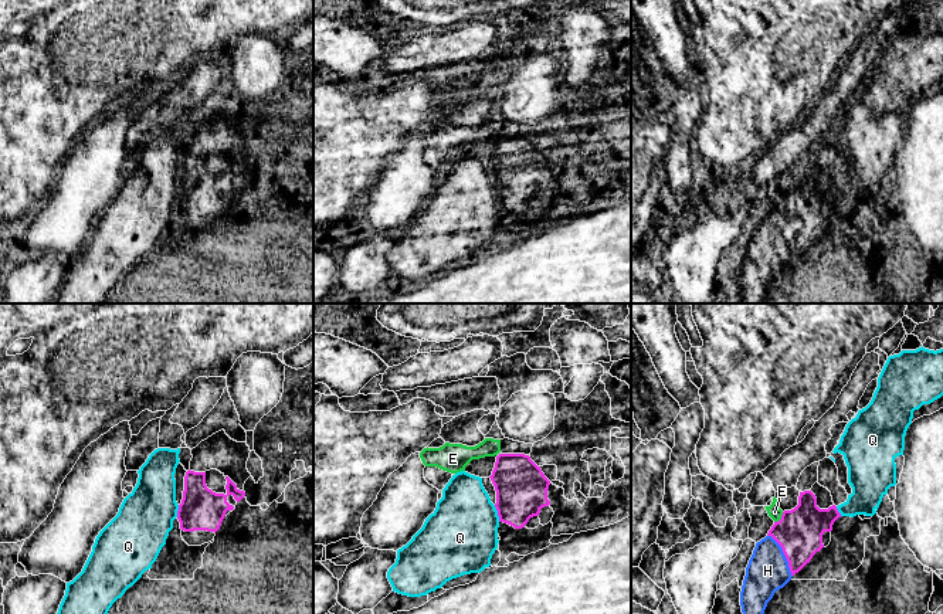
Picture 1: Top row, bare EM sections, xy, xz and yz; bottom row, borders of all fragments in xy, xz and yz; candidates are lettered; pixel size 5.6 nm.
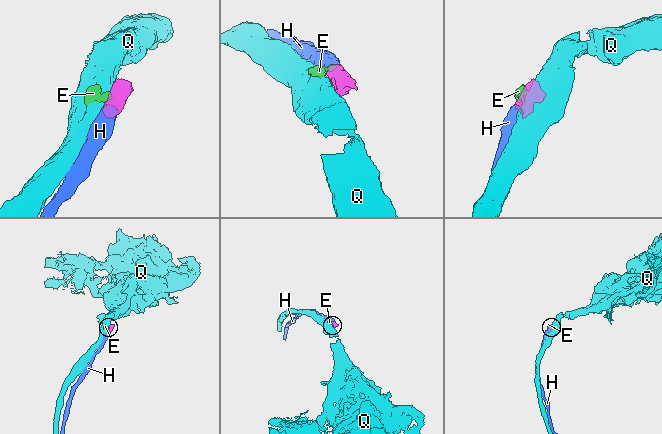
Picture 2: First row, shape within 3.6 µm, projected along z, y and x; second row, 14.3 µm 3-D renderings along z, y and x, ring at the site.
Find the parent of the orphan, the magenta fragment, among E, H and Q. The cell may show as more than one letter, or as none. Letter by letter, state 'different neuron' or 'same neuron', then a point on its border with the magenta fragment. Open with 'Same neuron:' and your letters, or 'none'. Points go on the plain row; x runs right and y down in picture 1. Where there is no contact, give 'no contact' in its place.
Same neuron: H
E: different neuron | yz (782, 200)
H: same neuron | yz (784, 237)
Q: different neuron | xz (498, 196)

